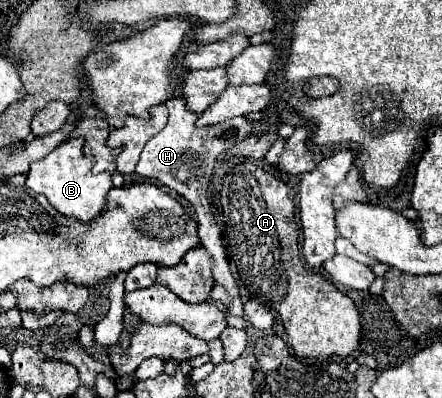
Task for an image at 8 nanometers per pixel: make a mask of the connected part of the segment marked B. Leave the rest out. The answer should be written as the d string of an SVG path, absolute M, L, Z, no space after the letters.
M69 139L55 147L47 157L35 161L27 175L27 187L35 193L47 197L47 201L65 217L73 217L77 221L91 221L105 207L107 191L113 187L111 173L93 173L93 161L83 155L83 139Z

